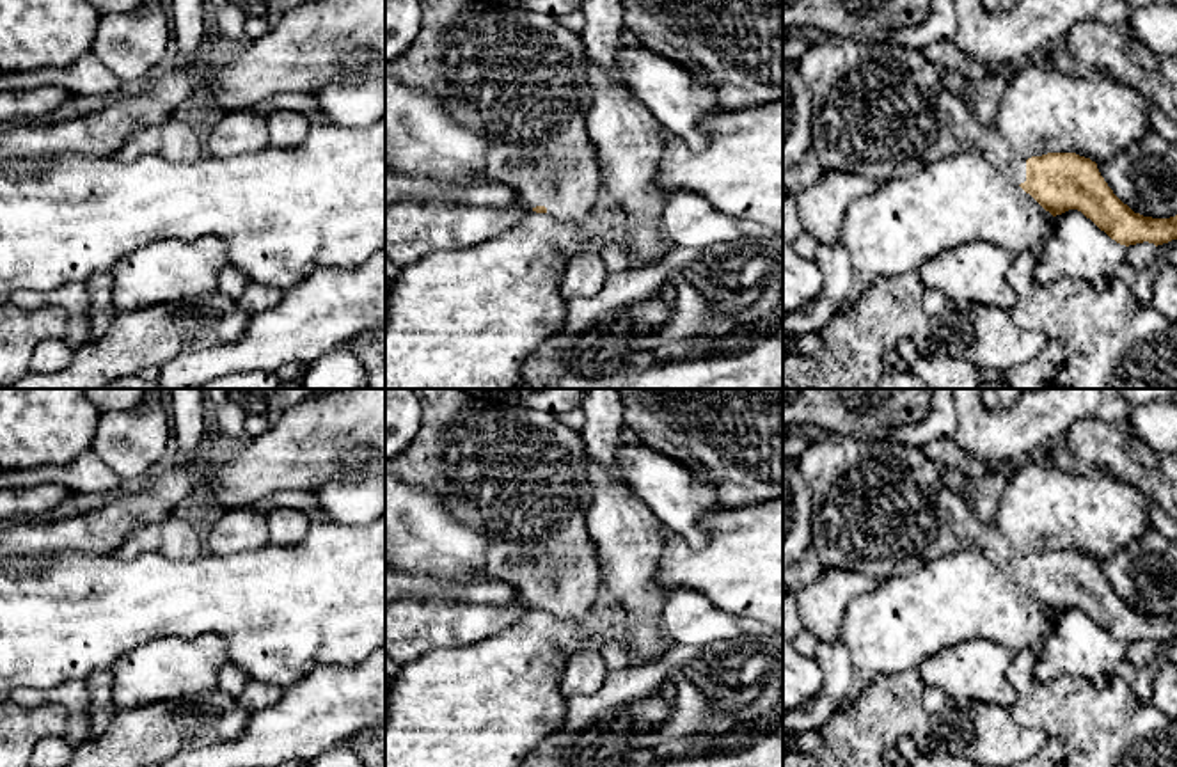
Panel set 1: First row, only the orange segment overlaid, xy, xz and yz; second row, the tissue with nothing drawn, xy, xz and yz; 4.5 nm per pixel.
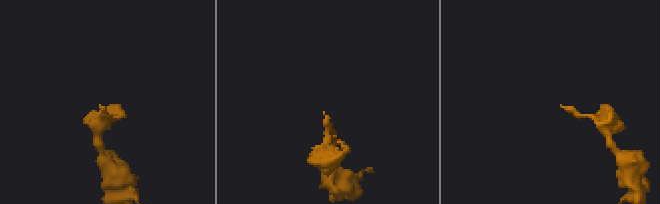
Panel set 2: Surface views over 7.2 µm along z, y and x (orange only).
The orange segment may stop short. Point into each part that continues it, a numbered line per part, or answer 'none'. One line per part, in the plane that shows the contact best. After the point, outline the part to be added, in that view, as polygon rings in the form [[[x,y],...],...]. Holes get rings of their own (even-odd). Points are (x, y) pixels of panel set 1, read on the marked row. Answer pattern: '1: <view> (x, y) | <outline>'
1: yz (881, 110) | [[[833,39],[811,44],[797,66],[813,98],[810,147],[822,172],[849,172],[882,185],[946,156],[978,153],[1015,185],[1026,181],[1026,158],[1015,154],[994,126],[975,117],[966,96],[944,87],[943,71],[921,50]]]

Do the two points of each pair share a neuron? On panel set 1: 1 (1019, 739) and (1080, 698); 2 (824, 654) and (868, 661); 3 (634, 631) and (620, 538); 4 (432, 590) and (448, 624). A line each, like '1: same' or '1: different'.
1: different
2: different
3: same
4: different

